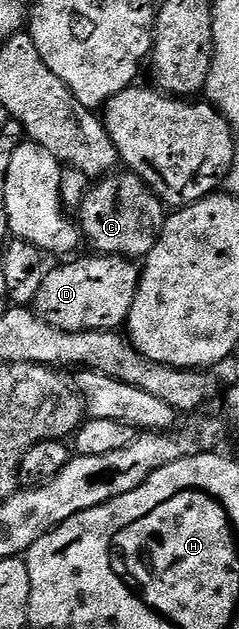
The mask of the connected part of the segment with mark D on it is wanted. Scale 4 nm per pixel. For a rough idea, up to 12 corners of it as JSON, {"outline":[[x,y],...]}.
{"outline":[[94,254],[47,271],[32,307],[56,330],[113,332],[139,265]]}

